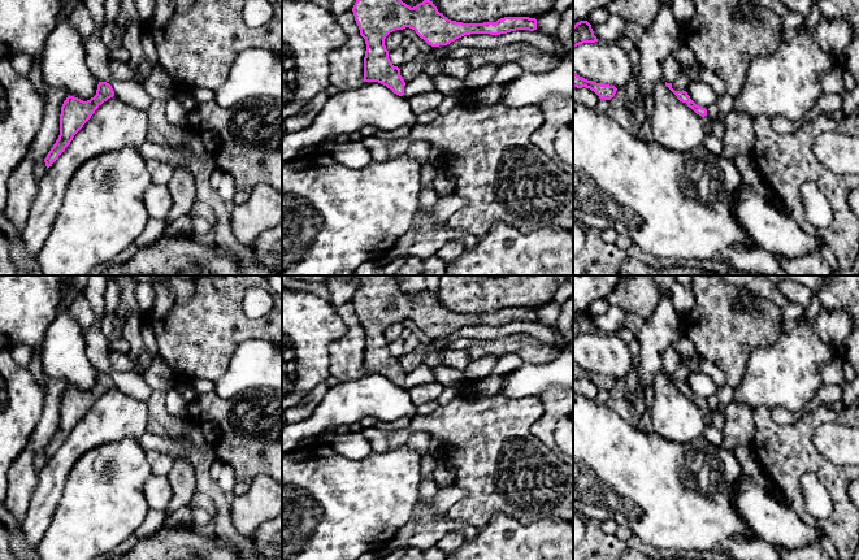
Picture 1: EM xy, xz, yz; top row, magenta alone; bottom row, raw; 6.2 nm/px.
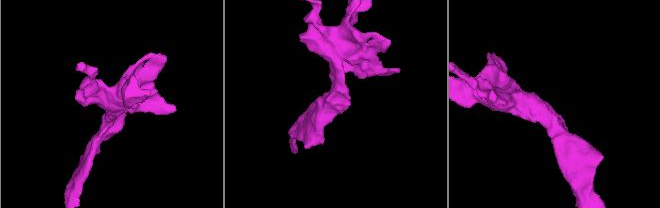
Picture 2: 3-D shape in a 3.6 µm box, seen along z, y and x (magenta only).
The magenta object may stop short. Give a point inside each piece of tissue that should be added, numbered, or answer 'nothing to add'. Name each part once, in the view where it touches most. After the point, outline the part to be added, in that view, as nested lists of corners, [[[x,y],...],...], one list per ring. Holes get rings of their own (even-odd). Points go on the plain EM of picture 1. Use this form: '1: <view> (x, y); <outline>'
nothing to add

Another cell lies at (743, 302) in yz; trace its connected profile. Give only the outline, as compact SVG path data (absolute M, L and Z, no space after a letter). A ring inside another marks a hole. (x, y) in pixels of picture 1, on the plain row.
M742 287L742 294L737 298L734 305L737 309L749 311L752 307L752 299L759 296L758 294Z

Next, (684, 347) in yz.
M676 340L671 344L669 348L680 352L681 355L689 356L689 357L695 355L695 350L691 346L691 343L685 342L685 340Z

